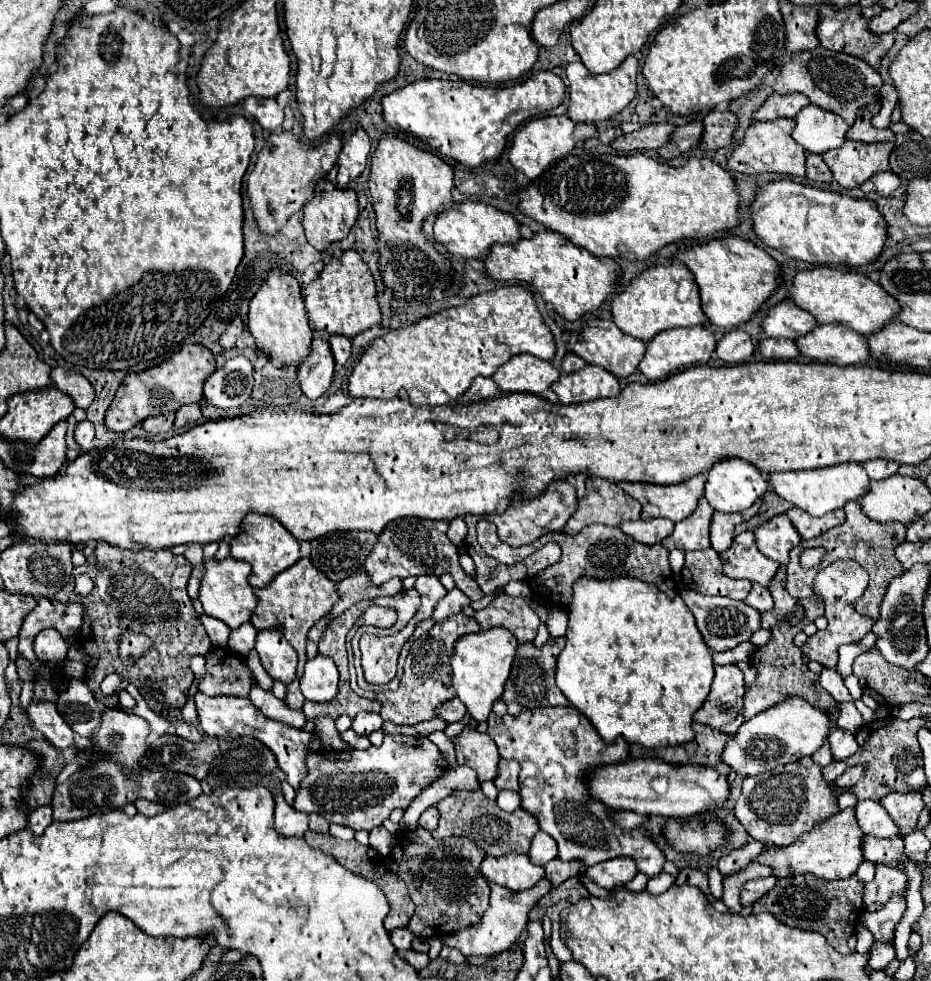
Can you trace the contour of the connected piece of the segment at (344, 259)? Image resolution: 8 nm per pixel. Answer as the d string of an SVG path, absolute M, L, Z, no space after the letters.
M345 250L343 256L325 264L313 282L303 284L303 298L311 330L353 338L355 334L381 322L373 274L355 250Z

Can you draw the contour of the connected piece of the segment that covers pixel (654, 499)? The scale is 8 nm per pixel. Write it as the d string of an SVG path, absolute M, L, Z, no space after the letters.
M707 474L691 476L685 482L655 486L645 482L617 482L629 496L639 500L641 518L669 518L671 522L685 520L695 508L697 500L703 496Z

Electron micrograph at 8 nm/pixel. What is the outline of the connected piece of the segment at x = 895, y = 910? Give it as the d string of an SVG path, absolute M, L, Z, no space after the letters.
M897 894L879 912L863 912L863 914L860 914L860 919L877 942L889 944L893 940L895 926L903 918L905 910L907 910L905 896Z

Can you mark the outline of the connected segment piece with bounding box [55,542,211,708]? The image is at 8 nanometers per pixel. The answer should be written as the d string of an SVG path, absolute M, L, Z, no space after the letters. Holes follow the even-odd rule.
M99 542L95 548L95 560L99 568L93 576L93 564L83 564L75 568L73 574L87 574L93 578L93 592L89 596L75 596L73 582L69 582L61 592L57 592L55 600L63 604L83 604L85 616L83 626L75 644L85 650L89 656L85 664L83 682L89 686L93 696L105 698L101 692L101 682L107 674L117 672L119 676L133 682L139 690L145 690L145 698L155 698L159 704L167 704L171 708L183 708L185 694L193 682L193 672L189 662L197 654L209 652L209 636L193 610L191 598L187 596L187 580L191 576L191 564L185 556L175 556L171 550L121 550L111 544ZM123 630L143 632L153 642L155 648L149 650L147 656L137 660L135 666L121 666L117 640Z

